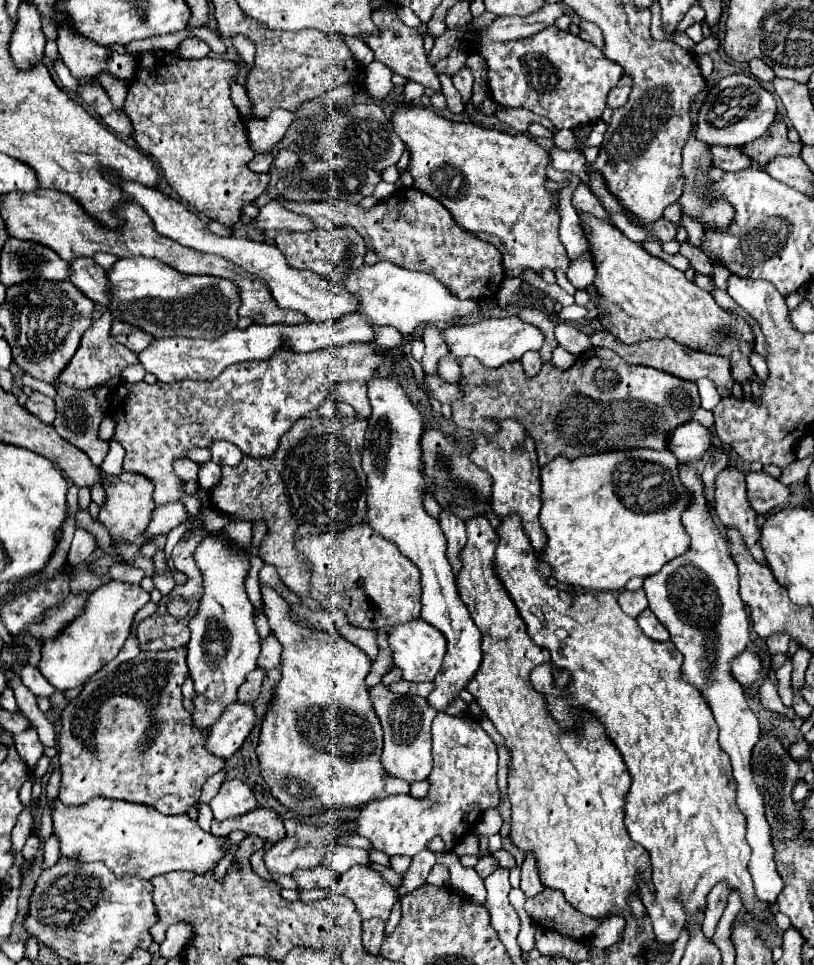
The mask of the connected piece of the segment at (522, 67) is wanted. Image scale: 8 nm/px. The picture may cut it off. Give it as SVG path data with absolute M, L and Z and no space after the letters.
M557 26L515 42L483 42L479 54L487 62L489 94L497 104L527 108L533 114L549 118L557 130L601 120L607 94L623 76L623 68L607 62L597 46Z

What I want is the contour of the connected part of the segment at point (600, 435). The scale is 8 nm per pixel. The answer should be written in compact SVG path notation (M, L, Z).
M591 348L583 352L569 370L561 370L547 362L535 378L527 378L519 362L507 362L499 368L487 370L485 366L479 366L475 358L465 356L459 358L457 364L461 368L461 400L451 404L451 420L457 426L491 434L497 430L497 426L493 424L495 418L515 418L535 440L539 466L545 466L553 456L559 454L567 458L577 458L583 454L611 452L623 448L667 450L667 434L675 430L675 426L691 420L693 412L699 408L699 392L695 382L683 382L681 378L649 366L631 366L609 348Z

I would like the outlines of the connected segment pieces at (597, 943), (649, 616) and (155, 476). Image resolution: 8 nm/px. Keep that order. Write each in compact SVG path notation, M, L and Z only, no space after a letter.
M611 916L605 919L595 930L590 938L590 943L597 948L605 949L615 944L621 938L621 930L623 930L625 922L619 916Z
M649 608L643 610L643 614L637 618L637 622L639 622L641 630L643 630L649 638L653 638L653 640L657 640L657 642L667 642L667 640L669 640L667 628L661 626L661 622L655 618L655 614L653 614Z
M353 342L353 344L341 344L341 346L329 346L323 350L299 354L291 350L277 350L271 358L263 362L241 362L233 364L227 370L223 370L217 378L205 380L205 382L173 382L173 384L147 384L147 382L121 382L111 398L107 414L115 420L115 432L111 440L119 442L125 448L125 470L133 474L147 476L153 486L153 500L157 506L179 502L183 500L183 480L175 474L173 462L179 458L187 458L187 452L191 448L209 448L215 440L227 440L235 444L243 454L251 458L269 458L275 454L279 446L279 438L303 416L313 414L321 402L329 396L329 388L333 382L343 380L371 380L375 372L383 366L383 356L373 350L371 344Z

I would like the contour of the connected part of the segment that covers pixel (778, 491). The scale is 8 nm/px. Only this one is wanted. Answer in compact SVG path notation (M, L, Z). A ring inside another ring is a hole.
M749 472L745 484L749 506L757 514L767 514L773 510L773 506L781 506L791 498L789 488L765 472Z

